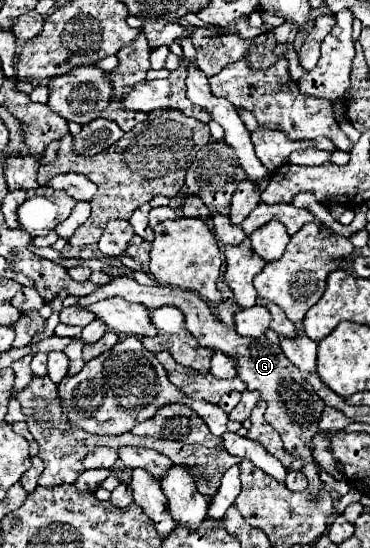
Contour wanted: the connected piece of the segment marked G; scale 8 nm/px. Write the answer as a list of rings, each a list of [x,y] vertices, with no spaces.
[[[120,276],[120,278],[112,278],[108,284],[100,286],[96,292],[78,298],[76,306],[90,306],[98,300],[106,300],[112,296],[120,296],[128,302],[140,302],[146,304],[148,308],[160,308],[160,306],[176,306],[184,312],[186,316],[186,330],[198,340],[198,344],[202,344],[204,348],[212,348],[218,350],[226,356],[234,356],[236,362],[236,370],[238,370],[238,378],[246,382],[248,390],[256,390],[262,394],[262,400],[268,404],[266,408],[266,422],[272,424],[276,428],[276,432],[280,434],[284,448],[294,454],[294,456],[302,456],[306,460],[302,472],[308,478],[308,490],[312,494],[318,492],[318,488],[322,488],[322,482],[318,478],[318,466],[312,462],[310,458],[310,446],[308,440],[318,432],[318,420],[322,416],[324,410],[324,402],[318,398],[318,394],[310,388],[310,384],[306,384],[306,380],[302,378],[302,374],[298,372],[298,368],[294,368],[280,346],[272,344],[266,336],[260,338],[244,338],[238,336],[238,332],[234,328],[226,328],[210,310],[210,306],[200,300],[194,292],[188,290],[180,290],[180,288],[172,288],[172,286],[142,286],[138,284],[134,278],[128,276]]]

